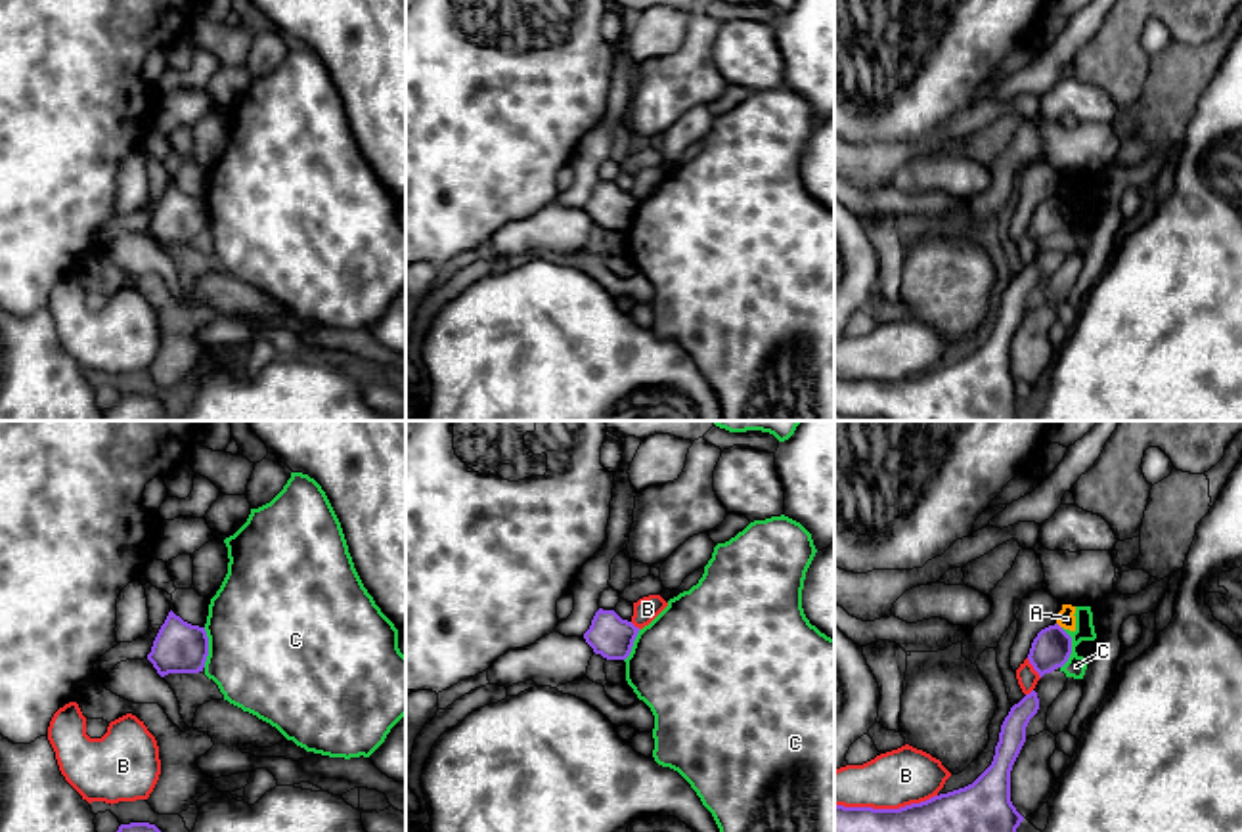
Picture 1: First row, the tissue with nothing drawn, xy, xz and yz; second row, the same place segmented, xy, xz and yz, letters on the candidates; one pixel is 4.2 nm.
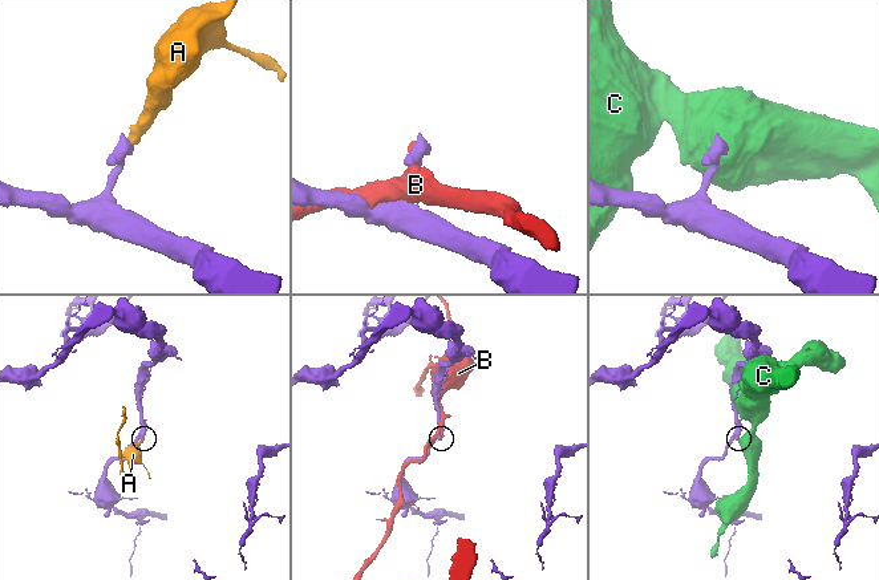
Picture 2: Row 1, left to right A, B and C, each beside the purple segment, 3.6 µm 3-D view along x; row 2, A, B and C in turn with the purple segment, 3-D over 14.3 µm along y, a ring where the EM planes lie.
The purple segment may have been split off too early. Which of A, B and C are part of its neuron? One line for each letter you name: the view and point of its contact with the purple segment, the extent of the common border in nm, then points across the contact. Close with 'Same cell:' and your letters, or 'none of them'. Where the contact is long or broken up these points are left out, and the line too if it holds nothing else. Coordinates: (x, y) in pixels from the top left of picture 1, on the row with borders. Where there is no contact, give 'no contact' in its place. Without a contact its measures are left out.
Same cell: none of them

